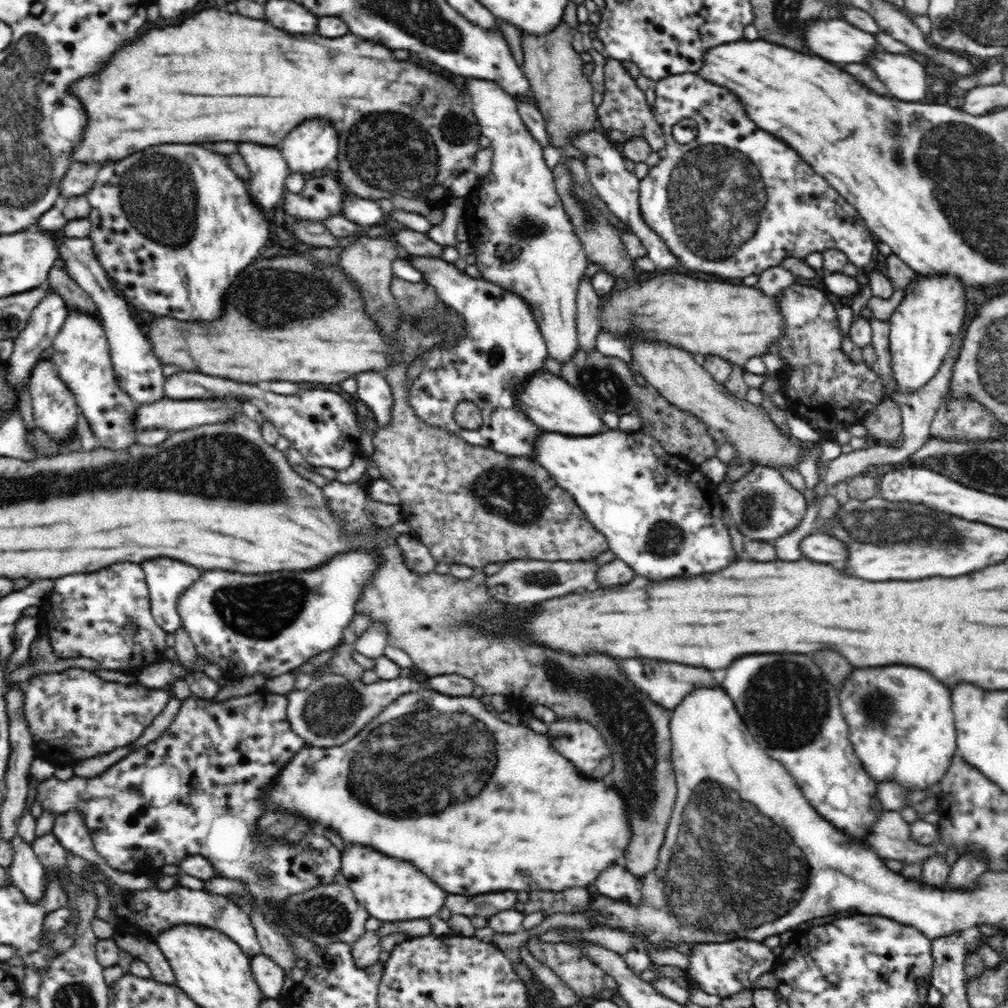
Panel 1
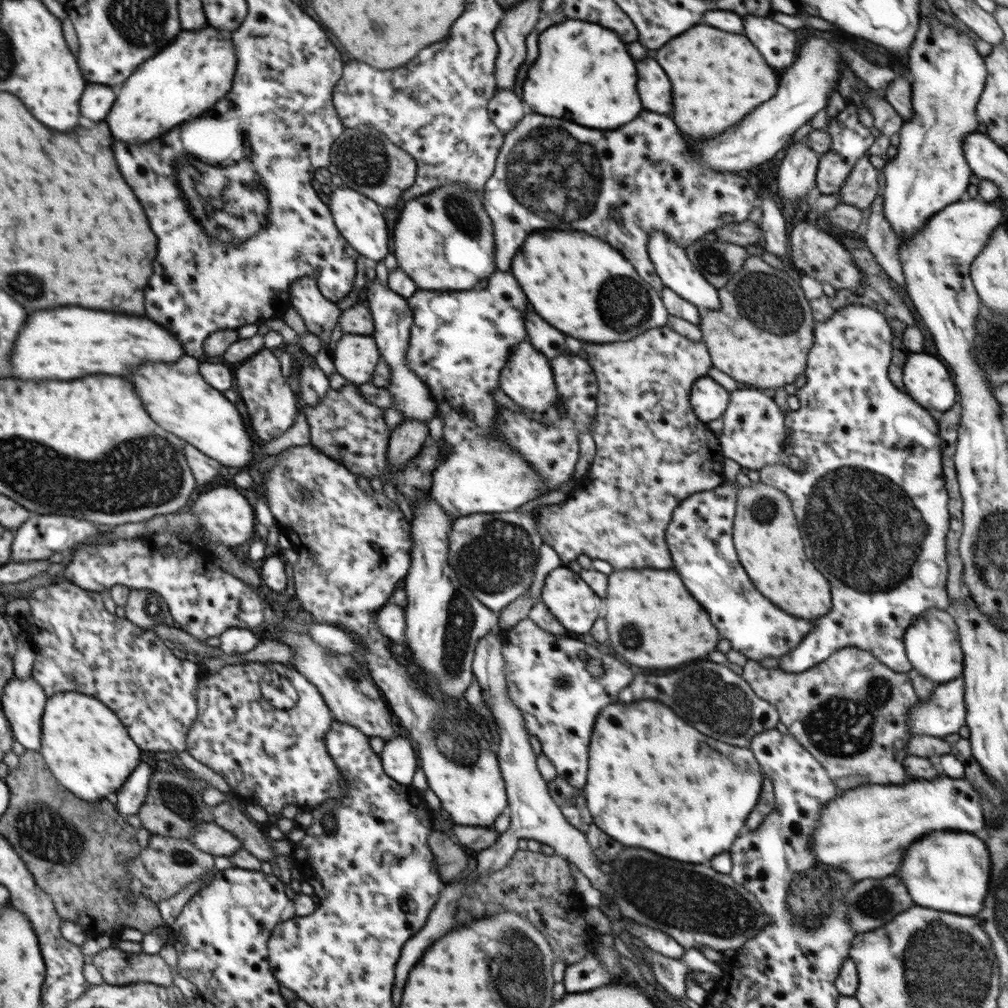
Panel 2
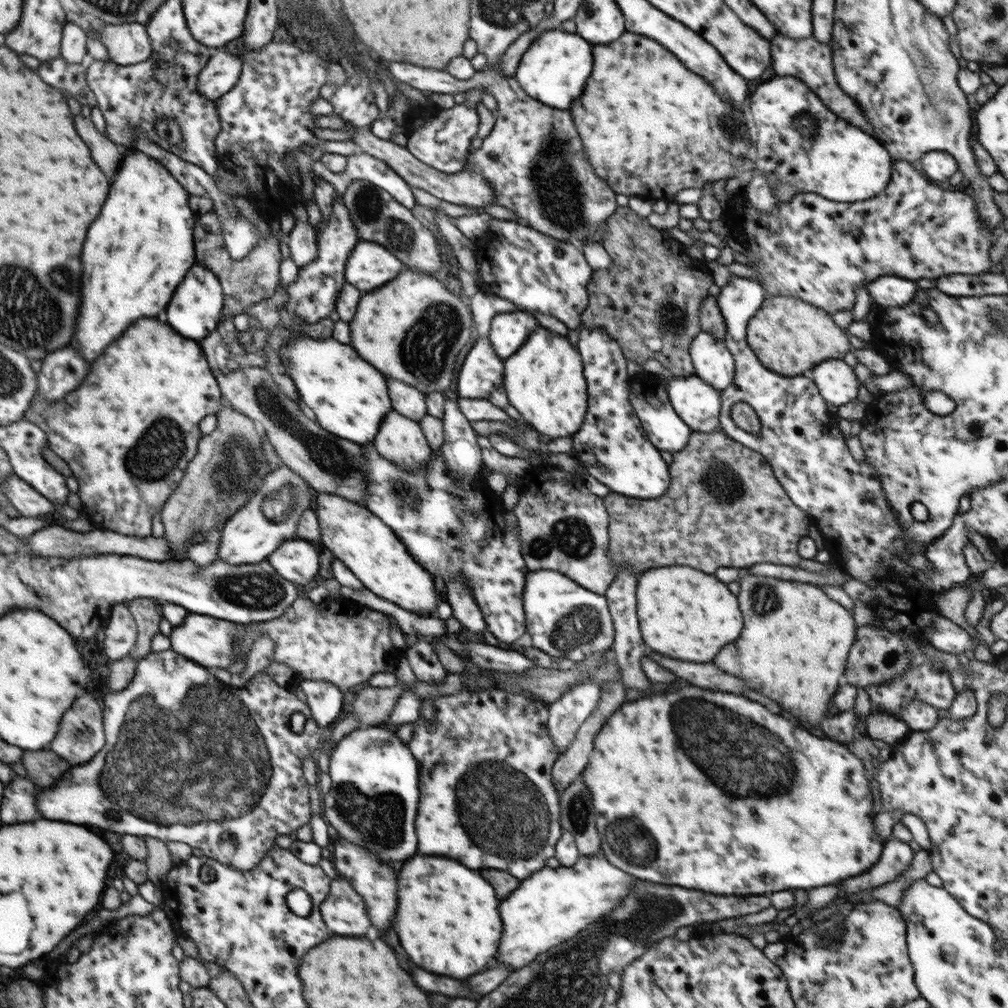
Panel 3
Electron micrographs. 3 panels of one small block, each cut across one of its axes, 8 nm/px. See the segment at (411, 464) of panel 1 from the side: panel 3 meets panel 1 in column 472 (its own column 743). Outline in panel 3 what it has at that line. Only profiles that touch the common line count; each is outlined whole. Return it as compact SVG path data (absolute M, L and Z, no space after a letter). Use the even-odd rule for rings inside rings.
M722 430L692 431L686 446L673 453L673 463L669 466L672 482L670 490L666 490L664 494L664 504L662 496L646 500L627 497L614 491L603 498L609 516L609 557L617 573L625 564L629 564L635 574L658 568L656 564L682 564L698 568L706 574L714 574L718 568L748 568L752 564L760 564L762 560L764 563L803 568L816 574L827 572L825 564L802 558L798 554L798 543L803 536L808 536L812 518L792 502L774 476L771 464L762 454L732 440Z

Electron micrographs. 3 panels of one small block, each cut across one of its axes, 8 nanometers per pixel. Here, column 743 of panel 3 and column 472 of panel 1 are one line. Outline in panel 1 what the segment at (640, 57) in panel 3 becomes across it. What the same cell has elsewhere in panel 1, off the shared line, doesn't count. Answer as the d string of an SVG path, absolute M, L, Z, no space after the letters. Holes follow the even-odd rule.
M206 8L200 12L190 12L180 24L170 24L162 28L148 29L145 34L140 34L134 42L126 43L118 49L108 60L108 64L100 69L94 76L80 77L76 84L70 86L70 92L84 104L84 110L88 114L88 124L82 136L82 144L78 144L72 150L72 160L92 164L92 162L104 162L112 158L126 158L128 154L136 150L144 150L148 146L156 144L192 144L198 142L222 142L222 140L232 140L236 143L256 142L268 146L280 146L282 138L294 130L298 124L302 124L308 118L322 118L328 120L336 132L338 132L339 154L335 163L335 168L339 174L341 182L360 198L368 198L376 201L380 198L390 200L394 196L405 196L408 200L412 198L422 199L425 202L430 199L430 190L433 187L441 186L450 180L450 176L464 174L474 167L476 152L481 149L480 131L476 120L471 117L471 113L466 107L465 92L460 92L448 78L434 74L426 68L420 68L412 62L396 60L392 56L392 50L372 44L368 40L360 40L354 34L344 34L340 38L322 38L322 36L292 36L290 32L284 32L280 28L270 26L266 20L254 20L242 14L230 14L218 8Z

